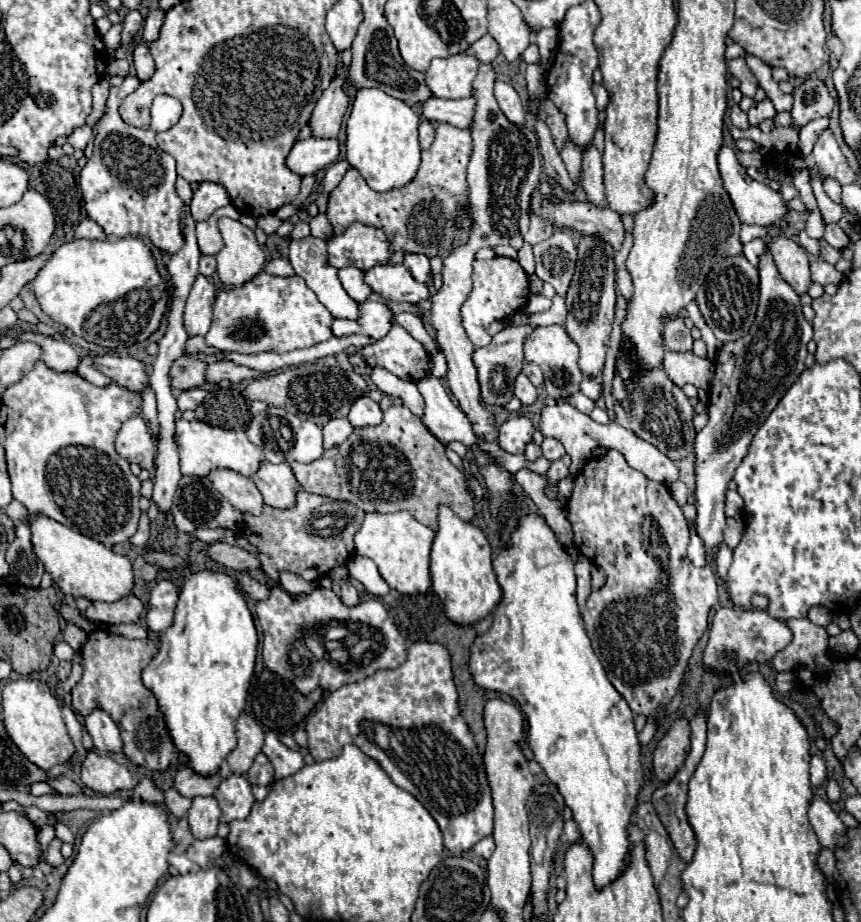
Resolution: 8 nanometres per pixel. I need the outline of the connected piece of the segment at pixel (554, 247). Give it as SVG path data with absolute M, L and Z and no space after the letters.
M556 230L548 240L533 246L536 276L554 286L558 296L566 296L576 268L576 244L566 230Z

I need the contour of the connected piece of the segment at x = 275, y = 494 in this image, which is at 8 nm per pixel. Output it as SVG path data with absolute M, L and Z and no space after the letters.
M264 462L252 480L262 492L264 504L280 510L286 510L288 506L296 504L296 490L300 490L300 484L286 462Z

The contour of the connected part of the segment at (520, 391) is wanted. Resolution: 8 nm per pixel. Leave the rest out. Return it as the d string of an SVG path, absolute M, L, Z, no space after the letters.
M518 374L518 378L516 378L514 396L516 396L522 404L534 404L534 402L536 402L536 388L532 386L532 382L530 382L524 374Z

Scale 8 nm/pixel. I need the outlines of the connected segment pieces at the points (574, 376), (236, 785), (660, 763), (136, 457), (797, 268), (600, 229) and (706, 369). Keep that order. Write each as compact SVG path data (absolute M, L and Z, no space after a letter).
M540 326L524 342L524 358L542 368L544 386L552 400L566 400L580 390L584 374L578 366L578 354L580 348L576 346L576 342L572 342L572 338L568 338L568 332L562 326Z
M230 774L214 792L222 816L220 822L232 822L232 820L242 820L250 814L250 808L254 804L254 796L250 790L250 782L244 776Z
M678 718L670 730L660 738L654 750L654 772L658 780L670 780L682 766L690 750L690 724L686 718Z
M134 414L116 436L116 452L128 462L140 464L140 468L152 470L156 456L156 440L148 428L148 422Z
M784 234L772 238L768 250L774 256L774 262L780 270L780 276L796 290L796 294L806 294L810 280L810 262L806 250Z
M534 192L534 194L532 194L532 212L536 212L536 214L540 214L542 218L554 222L554 226L558 226L558 228L572 228L572 230L578 230L580 234L600 234L606 242L610 242L610 244L614 246L616 252L622 248L626 230L624 230L624 226L622 226L620 214L616 214L608 204L606 204L606 206L592 206L592 204L582 204L582 202L570 204L568 200L560 200L558 204L542 206L542 204L540 204L540 194Z
M664 352L664 370L676 386L694 384L696 388L710 388L714 378L714 364L694 352Z

